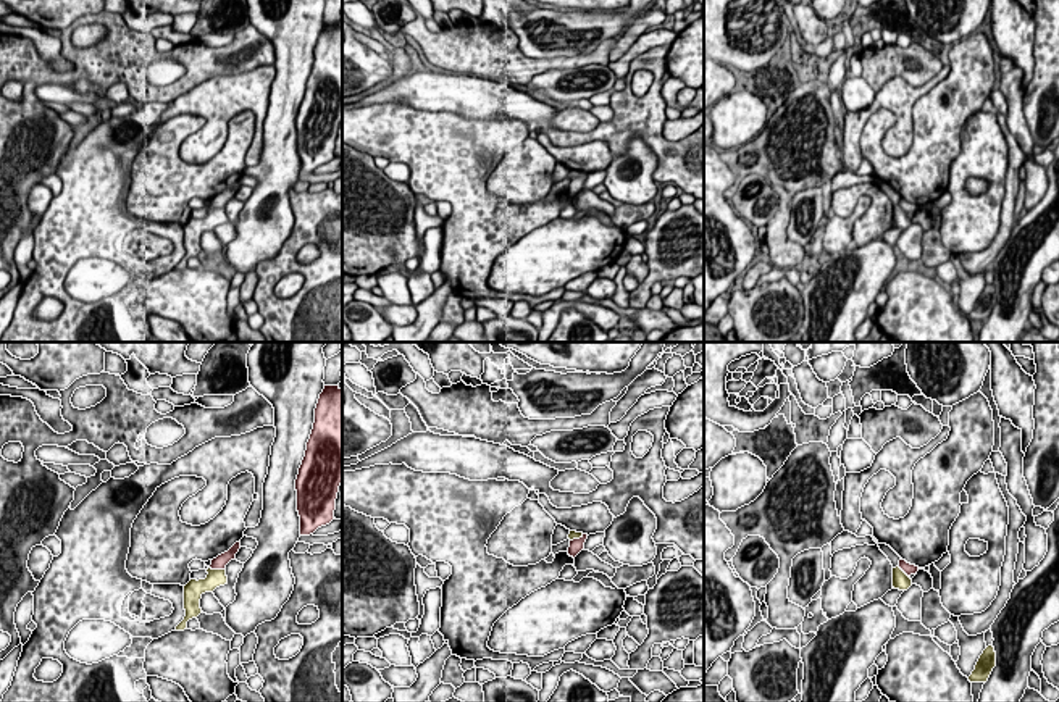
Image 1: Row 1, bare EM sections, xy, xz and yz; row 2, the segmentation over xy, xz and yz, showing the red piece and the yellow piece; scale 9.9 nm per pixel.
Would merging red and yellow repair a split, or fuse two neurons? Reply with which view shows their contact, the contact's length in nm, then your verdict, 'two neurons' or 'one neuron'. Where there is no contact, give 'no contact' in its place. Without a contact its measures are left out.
meets red in xy; contact 150 nm long; two neurons

